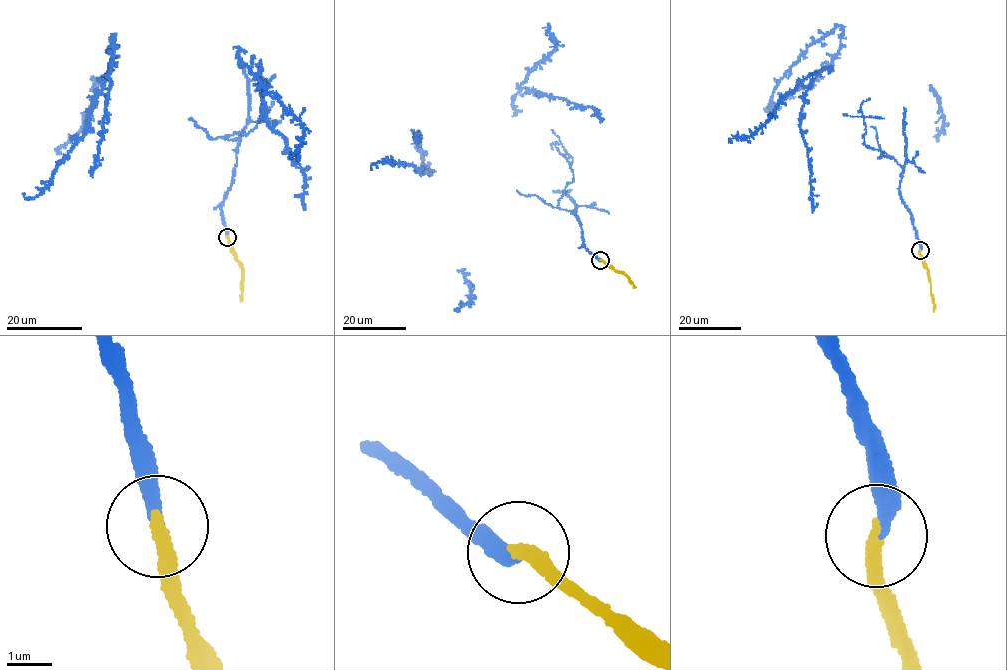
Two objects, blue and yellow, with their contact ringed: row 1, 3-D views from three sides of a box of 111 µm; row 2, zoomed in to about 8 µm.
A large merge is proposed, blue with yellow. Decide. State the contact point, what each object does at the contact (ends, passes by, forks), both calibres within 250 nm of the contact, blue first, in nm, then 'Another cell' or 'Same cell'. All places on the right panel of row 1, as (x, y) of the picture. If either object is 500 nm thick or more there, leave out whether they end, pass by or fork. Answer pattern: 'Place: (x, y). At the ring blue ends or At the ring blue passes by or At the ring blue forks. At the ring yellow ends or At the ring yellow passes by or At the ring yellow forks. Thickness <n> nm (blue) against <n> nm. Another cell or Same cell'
Place: (920, 250). At the ring blue ends. At the ring yellow ends. Thickness 340 nm (blue) against 320 nm. Same cell

